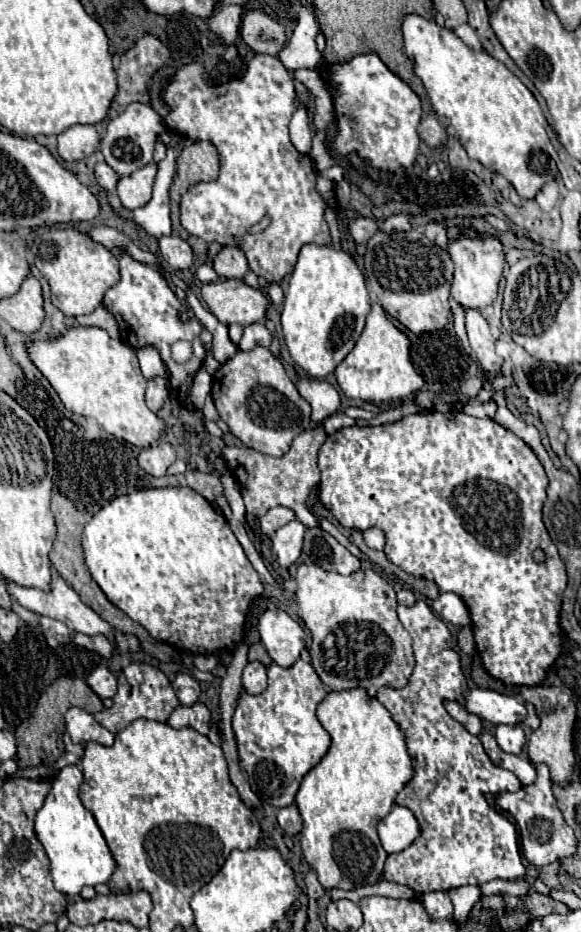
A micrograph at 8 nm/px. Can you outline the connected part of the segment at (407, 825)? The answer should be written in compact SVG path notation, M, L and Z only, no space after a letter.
M395 805L387 817L379 821L379 839L387 853L399 853L419 835L419 823L407 807Z

